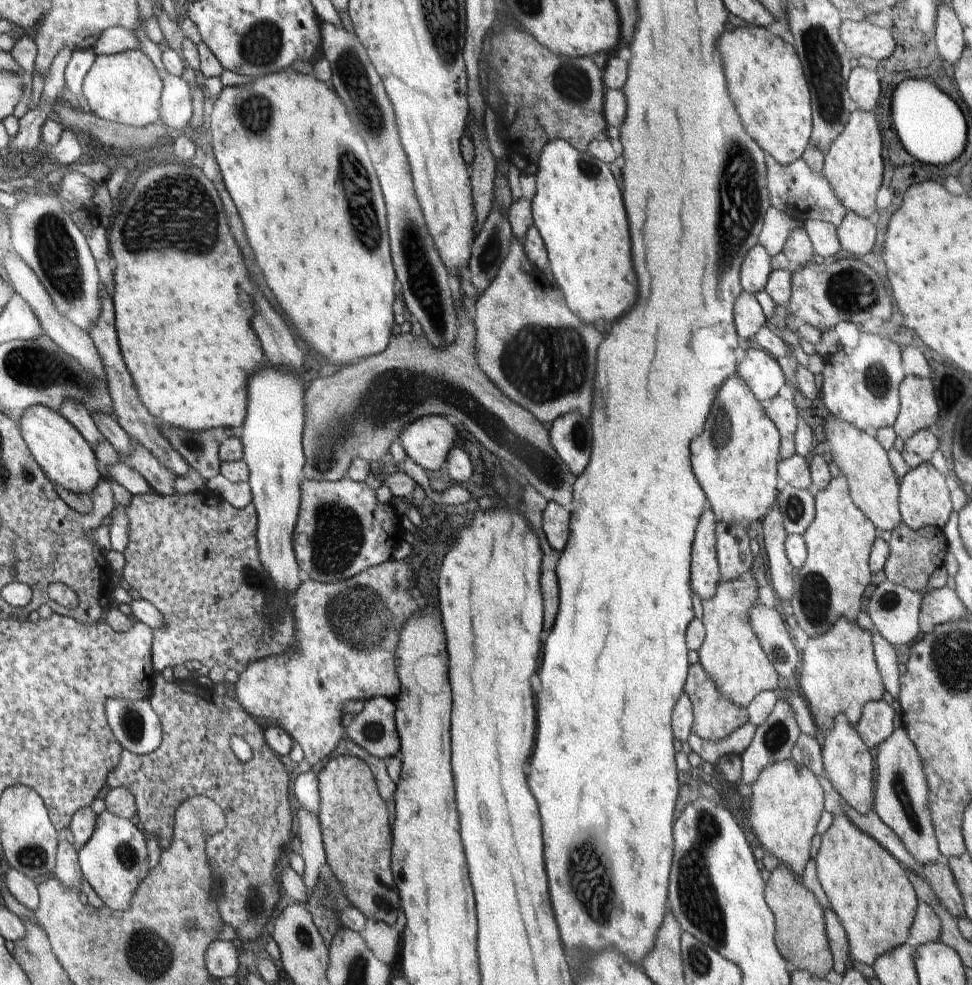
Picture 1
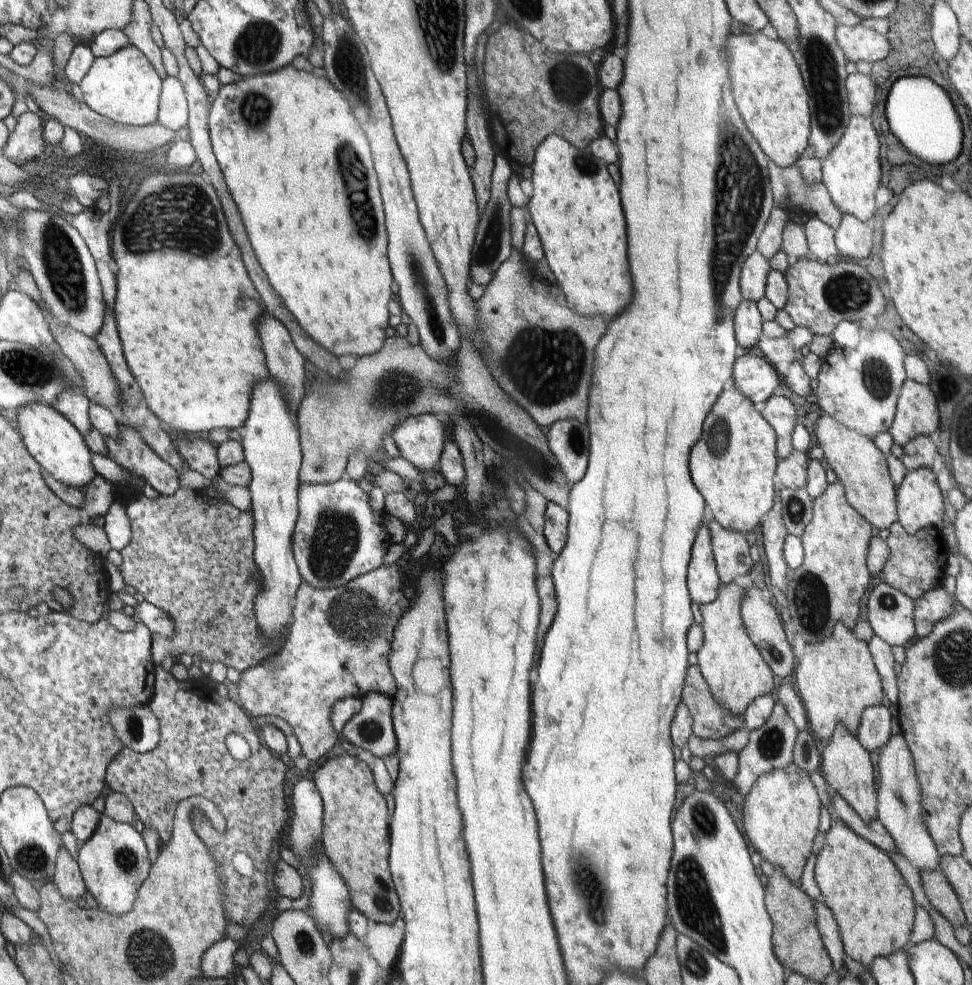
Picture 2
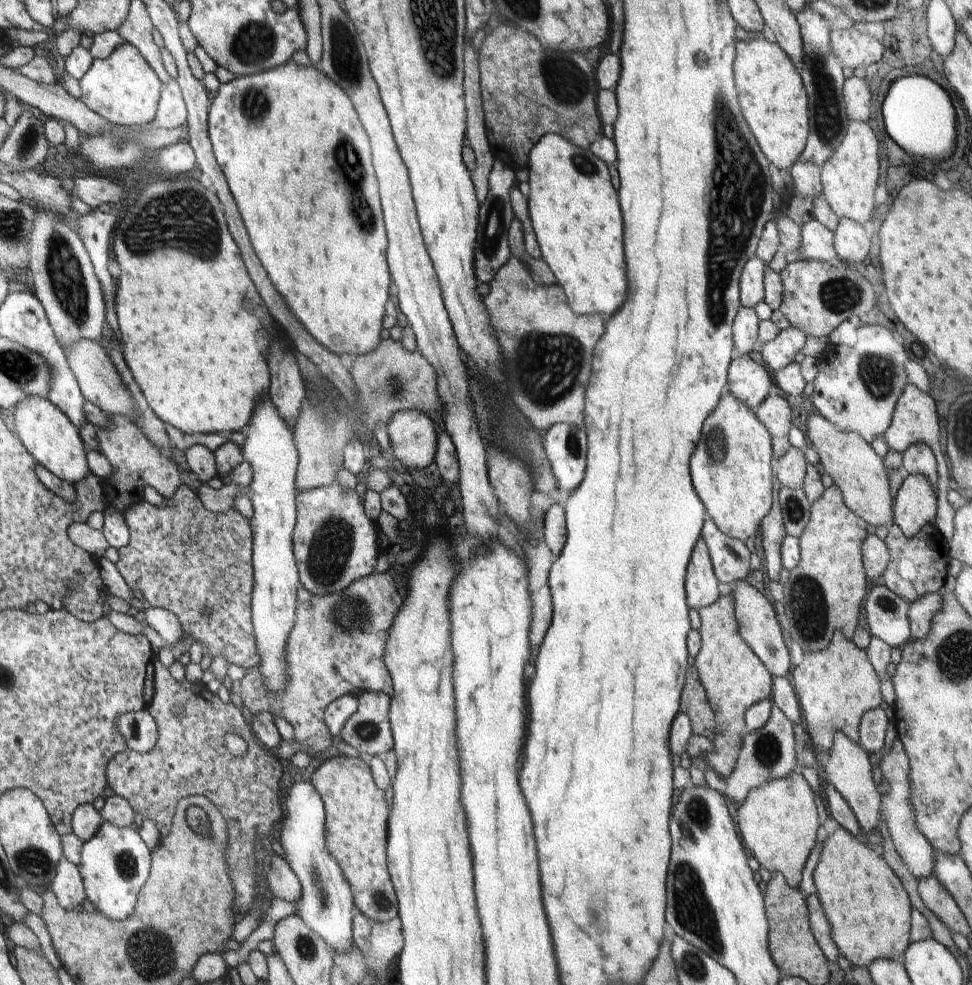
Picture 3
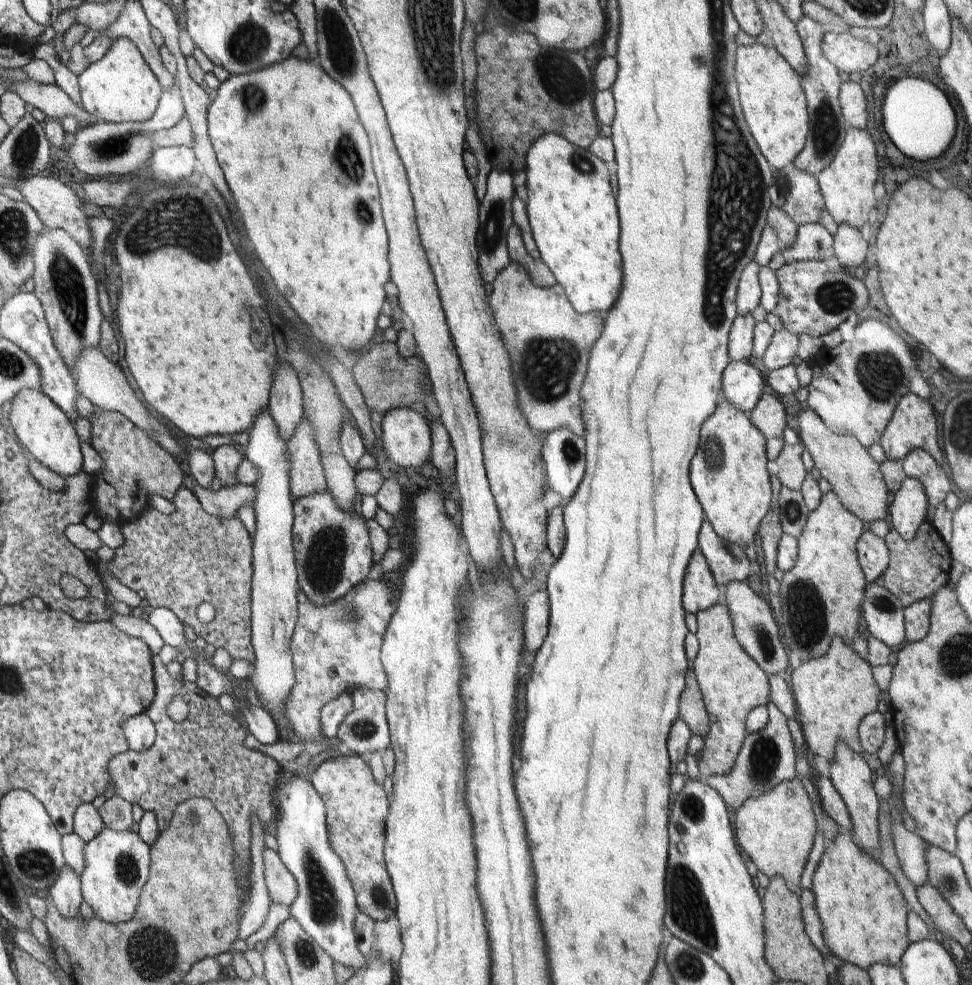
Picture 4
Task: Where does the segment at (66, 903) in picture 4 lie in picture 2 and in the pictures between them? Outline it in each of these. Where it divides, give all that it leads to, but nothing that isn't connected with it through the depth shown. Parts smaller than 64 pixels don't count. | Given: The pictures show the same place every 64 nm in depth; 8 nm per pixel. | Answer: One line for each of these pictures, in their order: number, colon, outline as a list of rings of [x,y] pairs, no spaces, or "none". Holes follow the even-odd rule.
2: [[[59,848],[57,858],[55,858],[55,874],[53,874],[53,884],[59,892],[59,896],[67,900],[75,900],[83,904],[83,894],[85,882],[81,878],[81,870],[77,860],[73,860],[65,848]]]
3: [[[61,858],[61,862],[57,864],[55,878],[47,888],[55,894],[57,902],[67,912],[81,910],[81,904],[85,900],[85,890],[83,890],[83,882],[79,876],[79,868],[69,864],[65,858]]]

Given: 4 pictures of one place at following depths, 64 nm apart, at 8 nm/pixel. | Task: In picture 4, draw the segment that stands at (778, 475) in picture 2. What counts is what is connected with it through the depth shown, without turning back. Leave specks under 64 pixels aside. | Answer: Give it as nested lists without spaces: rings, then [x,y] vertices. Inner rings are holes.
[[[785,444],[781,454],[775,460],[775,466],[777,466],[777,474],[775,476],[779,478],[783,488],[789,488],[793,492],[801,490],[801,484],[803,484],[803,480],[807,476],[805,468],[801,464],[801,452],[803,450],[805,448],[801,444],[795,444],[795,446]]]

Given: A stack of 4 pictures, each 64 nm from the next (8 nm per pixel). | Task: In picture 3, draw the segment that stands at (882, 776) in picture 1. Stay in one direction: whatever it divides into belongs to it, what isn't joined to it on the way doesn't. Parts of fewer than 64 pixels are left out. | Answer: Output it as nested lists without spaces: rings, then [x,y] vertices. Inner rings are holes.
[[[895,738],[891,750],[887,754],[883,754],[881,758],[881,774],[883,780],[889,784],[889,792],[881,796],[881,818],[887,822],[889,834],[891,834],[891,842],[895,846],[895,852],[899,854],[899,858],[903,860],[903,864],[907,866],[907,870],[917,878],[929,878],[933,874],[933,846],[929,844],[929,840],[917,830],[915,824],[915,814],[913,808],[909,804],[909,760],[905,754],[905,748],[901,744],[901,740]]]

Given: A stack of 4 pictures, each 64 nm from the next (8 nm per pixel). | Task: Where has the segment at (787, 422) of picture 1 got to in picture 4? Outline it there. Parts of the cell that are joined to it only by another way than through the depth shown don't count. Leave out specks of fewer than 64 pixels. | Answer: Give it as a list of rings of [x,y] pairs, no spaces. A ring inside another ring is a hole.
[[[769,392],[761,394],[761,400],[749,414],[749,422],[757,426],[757,430],[765,436],[765,454],[767,462],[775,462],[781,454],[785,442],[783,442],[783,430],[785,426],[785,408],[783,404],[771,396]]]

